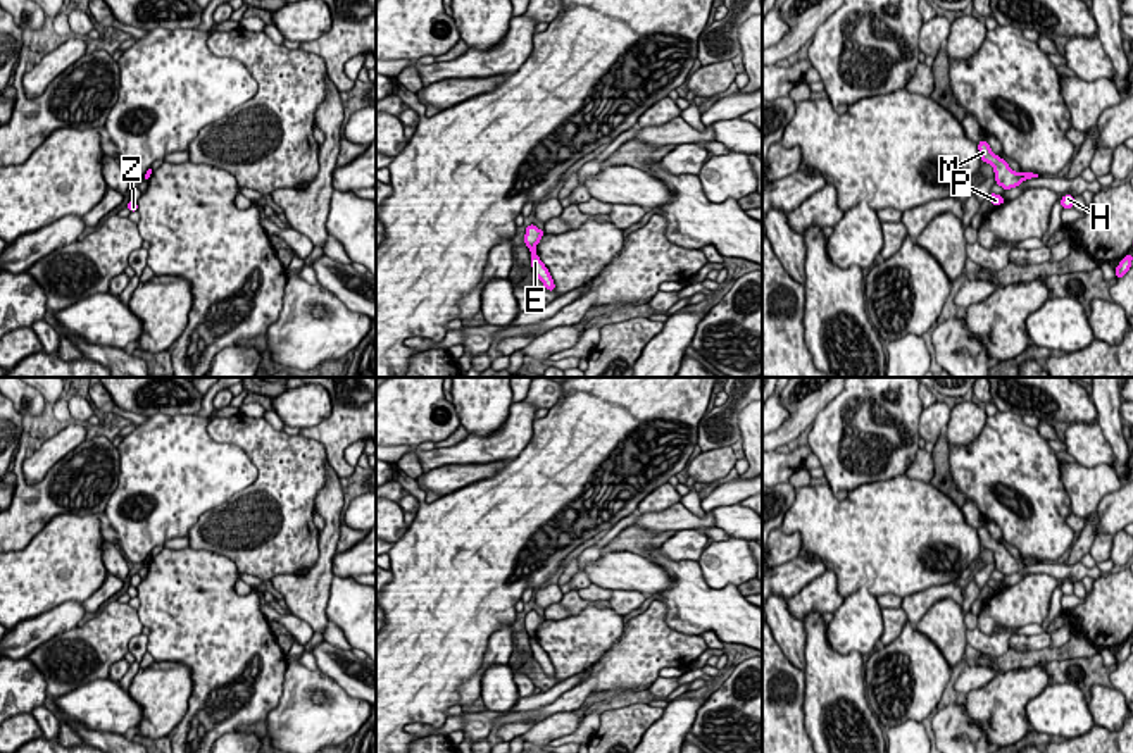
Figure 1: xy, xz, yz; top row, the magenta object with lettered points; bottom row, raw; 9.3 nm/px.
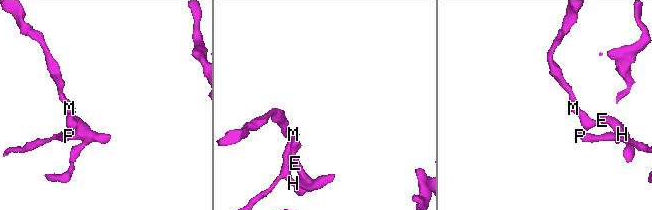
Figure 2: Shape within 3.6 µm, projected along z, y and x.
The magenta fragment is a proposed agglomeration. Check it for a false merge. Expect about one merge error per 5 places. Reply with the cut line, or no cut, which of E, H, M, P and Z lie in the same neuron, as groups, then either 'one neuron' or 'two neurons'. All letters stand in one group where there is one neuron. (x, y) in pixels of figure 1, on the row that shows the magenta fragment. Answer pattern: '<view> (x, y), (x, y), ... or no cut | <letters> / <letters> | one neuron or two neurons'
yz (1021, 174), (1025, 178) | E H P Z / M | two neurons

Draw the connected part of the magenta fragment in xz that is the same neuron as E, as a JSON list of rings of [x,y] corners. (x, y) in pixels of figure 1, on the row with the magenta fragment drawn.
[[[531,252],[531,267],[533,267],[533,274],[543,283],[543,286],[548,291],[555,291],[554,279],[552,279],[548,269],[543,265],[540,257],[536,255],[536,252]]]

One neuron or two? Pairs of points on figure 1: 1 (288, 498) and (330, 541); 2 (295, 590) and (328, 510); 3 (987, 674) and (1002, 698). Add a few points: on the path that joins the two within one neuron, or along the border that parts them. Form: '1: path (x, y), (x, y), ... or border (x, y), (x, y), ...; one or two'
1: border (321, 531), (318, 557), (309, 569); two
2: path (316, 574), (325, 566), (330, 531); one
3: border (997, 674), (961, 696); two

